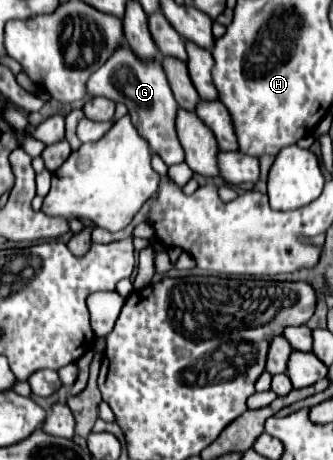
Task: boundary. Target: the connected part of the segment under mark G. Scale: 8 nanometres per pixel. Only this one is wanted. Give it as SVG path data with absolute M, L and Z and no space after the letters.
M121 46L107 64L103 64L87 82L87 90L91 96L105 96L115 102L123 102L129 110L129 116L141 134L143 140L147 140L149 148L161 156L161 160L167 166L181 164L185 160L183 148L177 138L175 130L175 116L177 116L177 102L171 94L171 86L167 82L167 76L161 68L161 62L139 62L127 46Z

